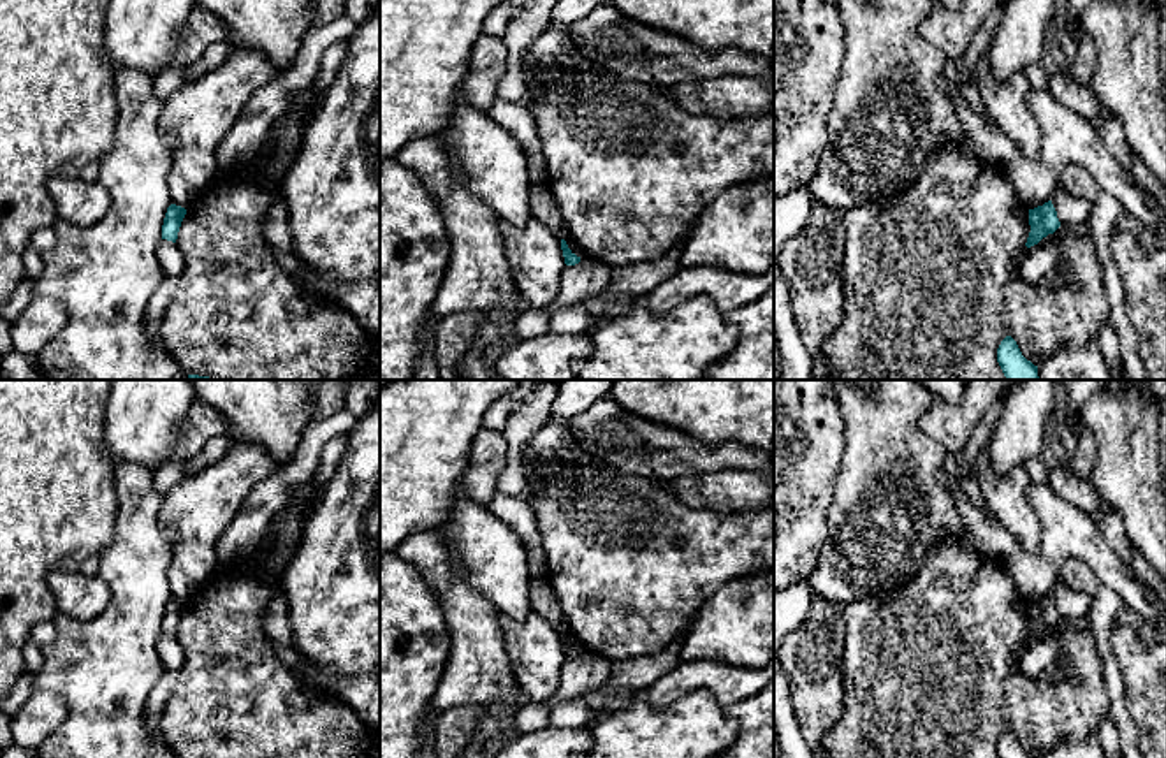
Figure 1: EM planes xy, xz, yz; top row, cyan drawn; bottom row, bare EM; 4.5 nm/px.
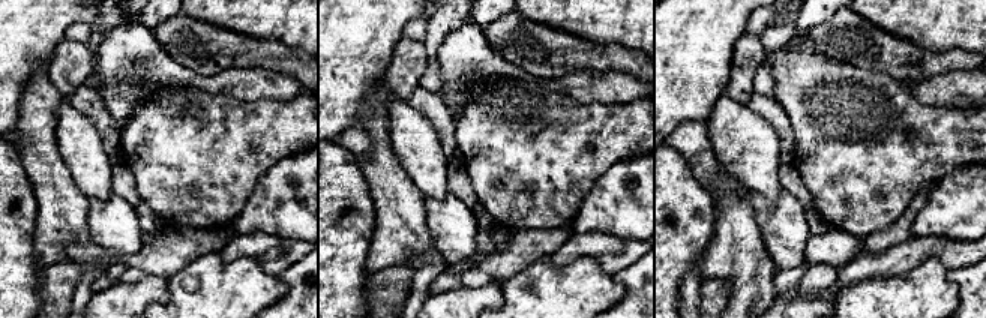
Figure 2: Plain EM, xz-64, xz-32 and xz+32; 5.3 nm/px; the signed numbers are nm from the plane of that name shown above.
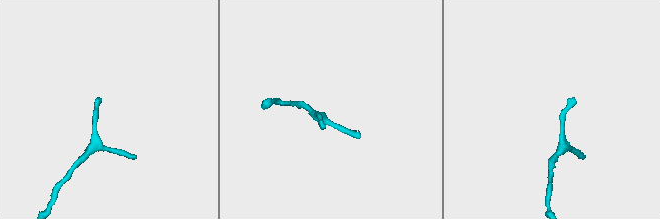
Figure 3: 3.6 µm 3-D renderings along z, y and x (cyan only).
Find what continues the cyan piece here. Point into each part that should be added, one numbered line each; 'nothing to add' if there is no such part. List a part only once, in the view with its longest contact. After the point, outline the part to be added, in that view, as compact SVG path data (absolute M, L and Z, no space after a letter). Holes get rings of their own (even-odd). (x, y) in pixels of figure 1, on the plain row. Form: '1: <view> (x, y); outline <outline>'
nothing to add

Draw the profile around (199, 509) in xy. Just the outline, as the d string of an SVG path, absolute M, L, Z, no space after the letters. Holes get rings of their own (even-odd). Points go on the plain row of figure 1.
M230 443L216 463L185 477L162 498L160 522L176 533L169 565L172 598L188 603L204 587L220 568L216 543L244 498L281 468L255 443Z

